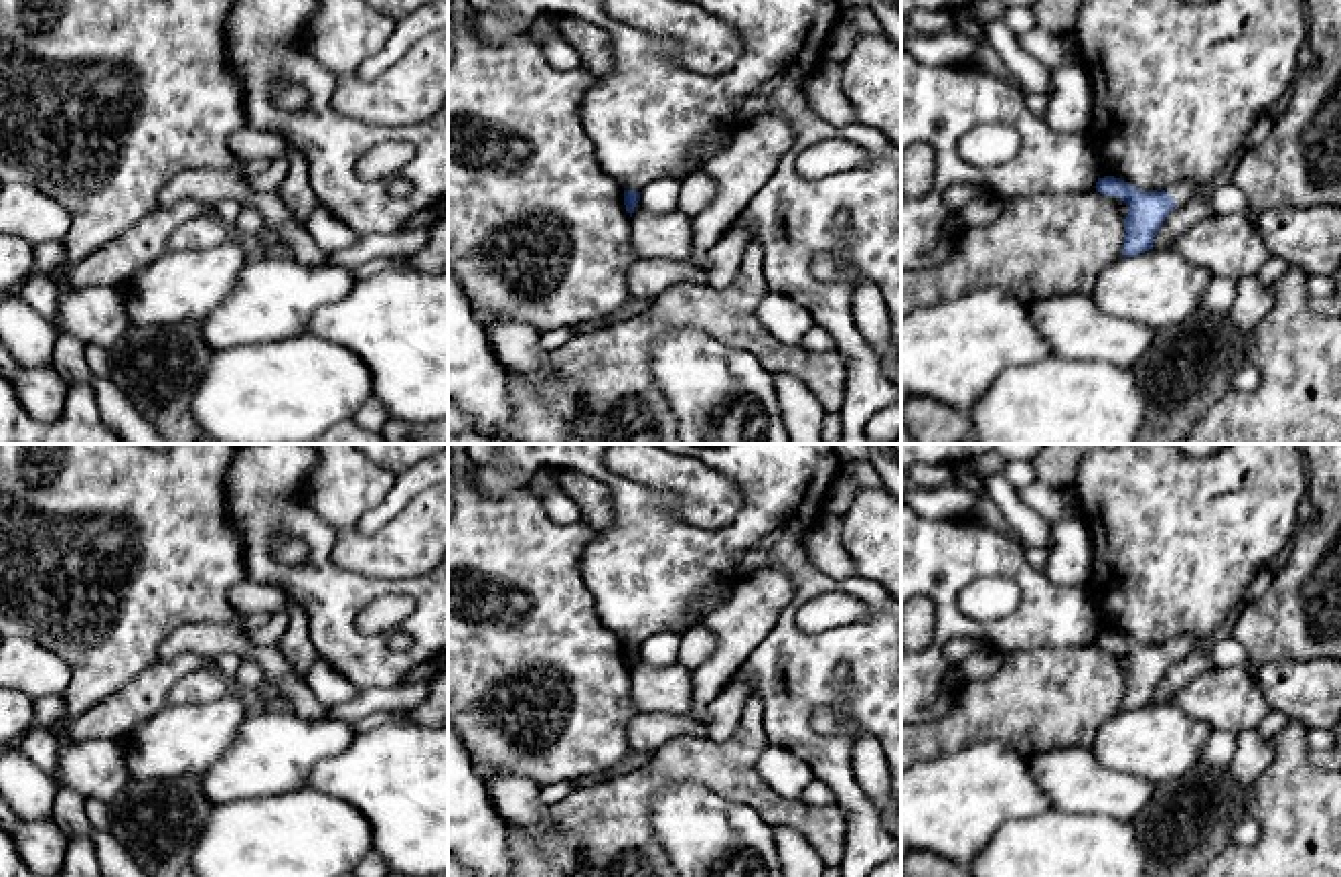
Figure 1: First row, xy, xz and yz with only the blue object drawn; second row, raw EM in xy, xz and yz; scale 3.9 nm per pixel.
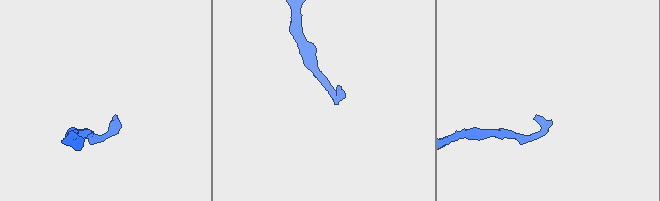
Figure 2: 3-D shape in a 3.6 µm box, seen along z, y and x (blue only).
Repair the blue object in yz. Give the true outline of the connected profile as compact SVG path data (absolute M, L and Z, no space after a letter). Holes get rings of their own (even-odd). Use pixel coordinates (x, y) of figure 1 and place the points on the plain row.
M1104 630L1098 632L1096 644L1104 650L1118 650L1128 658L1128 670L1124 672L1124 711L1136 711L1153 703L1155 689L1165 670L1177 658L1185 658L1187 654L1201 650L1193 634L1179 634L1161 646L1145 646L1120 632Z

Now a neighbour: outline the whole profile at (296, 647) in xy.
M288 602L288 628L278 642L280 654L288 660L300 679L306 679L310 666L318 660L318 652L312 644L312 632L308 628L308 614L302 606Z

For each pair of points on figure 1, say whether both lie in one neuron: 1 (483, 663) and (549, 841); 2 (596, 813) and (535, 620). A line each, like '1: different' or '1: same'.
1: different
2: different

